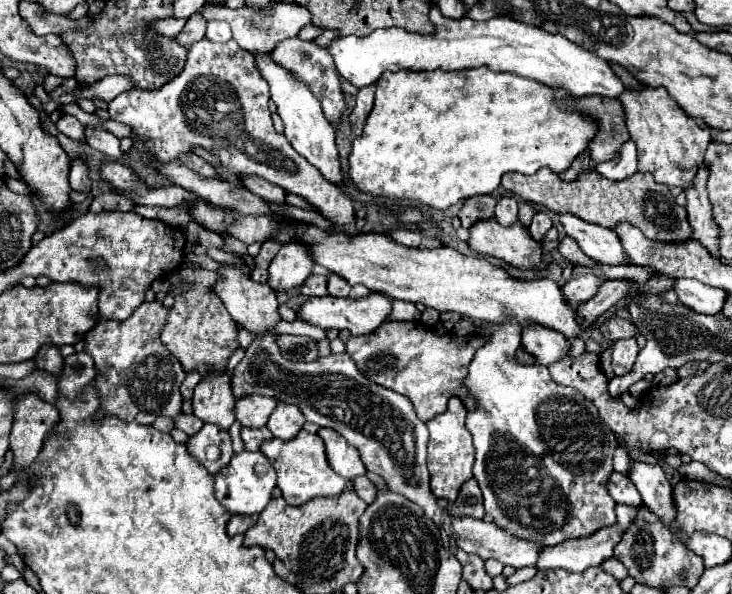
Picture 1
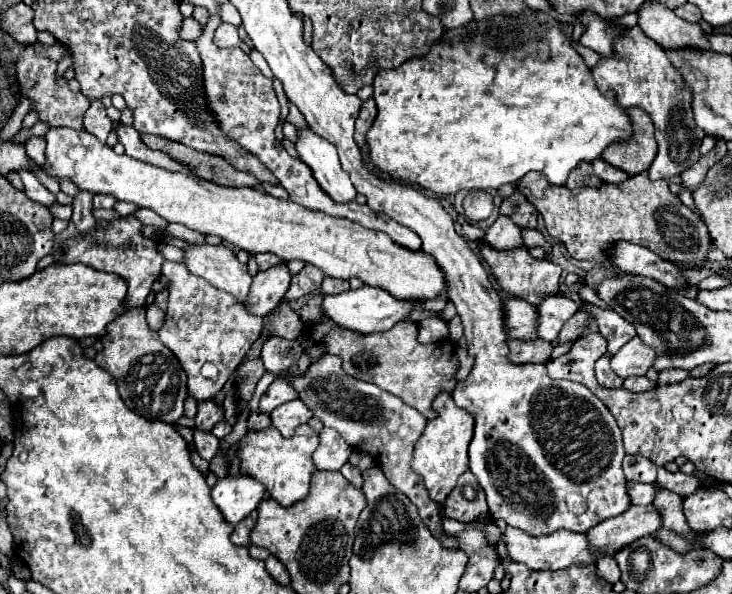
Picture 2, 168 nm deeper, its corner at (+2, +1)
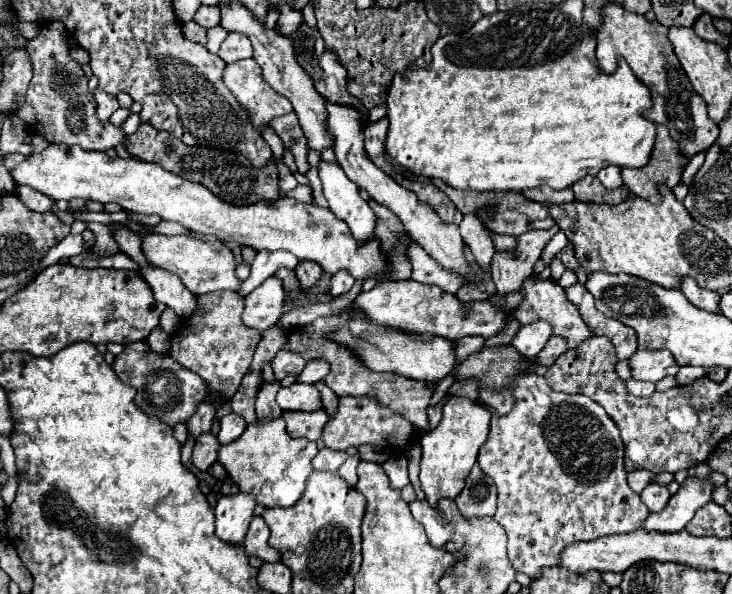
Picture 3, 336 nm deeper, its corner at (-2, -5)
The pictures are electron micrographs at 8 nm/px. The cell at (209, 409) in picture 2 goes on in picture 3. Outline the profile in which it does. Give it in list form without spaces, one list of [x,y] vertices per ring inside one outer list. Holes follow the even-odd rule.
[[[212,431],[202,433],[200,439],[196,439],[196,447],[194,447],[194,455],[192,455],[192,465],[200,471],[206,471],[214,461],[216,461],[216,451],[218,451],[220,443],[216,439],[216,435]]]

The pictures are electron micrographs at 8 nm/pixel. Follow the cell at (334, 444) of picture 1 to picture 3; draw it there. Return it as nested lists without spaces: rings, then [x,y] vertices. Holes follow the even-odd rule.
[[[320,449],[318,455],[312,461],[312,467],[316,471],[338,471],[338,467],[348,459],[346,451],[334,451],[334,449]]]

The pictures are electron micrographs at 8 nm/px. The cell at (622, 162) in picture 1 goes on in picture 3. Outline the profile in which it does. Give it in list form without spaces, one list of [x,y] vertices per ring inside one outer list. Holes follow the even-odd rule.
[[[608,165],[604,167],[598,175],[600,183],[608,189],[616,189],[616,187],[622,187],[622,177],[620,177],[620,167],[614,167],[614,165]]]

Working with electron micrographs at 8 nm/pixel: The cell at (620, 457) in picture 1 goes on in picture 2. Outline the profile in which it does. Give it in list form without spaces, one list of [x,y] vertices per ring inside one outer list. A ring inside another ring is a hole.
[[[626,455],[624,457],[624,473],[628,481],[640,483],[654,483],[656,481],[656,465],[640,455]]]

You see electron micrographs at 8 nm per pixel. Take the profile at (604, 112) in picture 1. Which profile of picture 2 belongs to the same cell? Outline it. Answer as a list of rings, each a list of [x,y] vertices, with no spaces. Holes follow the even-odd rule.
[[[638,107],[628,109],[628,115],[632,117],[634,135],[628,143],[622,145],[610,145],[602,159],[610,165],[626,171],[630,177],[634,173],[648,171],[648,165],[652,165],[652,157],[656,157],[656,139],[654,139],[654,125],[648,113],[644,113]]]

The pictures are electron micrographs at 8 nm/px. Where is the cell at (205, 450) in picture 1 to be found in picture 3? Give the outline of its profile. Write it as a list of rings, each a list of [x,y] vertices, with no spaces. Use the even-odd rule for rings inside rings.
[[[230,413],[230,415],[226,415],[226,417],[220,419],[218,441],[220,441],[222,445],[228,445],[228,443],[236,441],[236,439],[244,433],[244,429],[246,429],[244,419],[242,419],[240,415],[236,415],[236,413]]]

